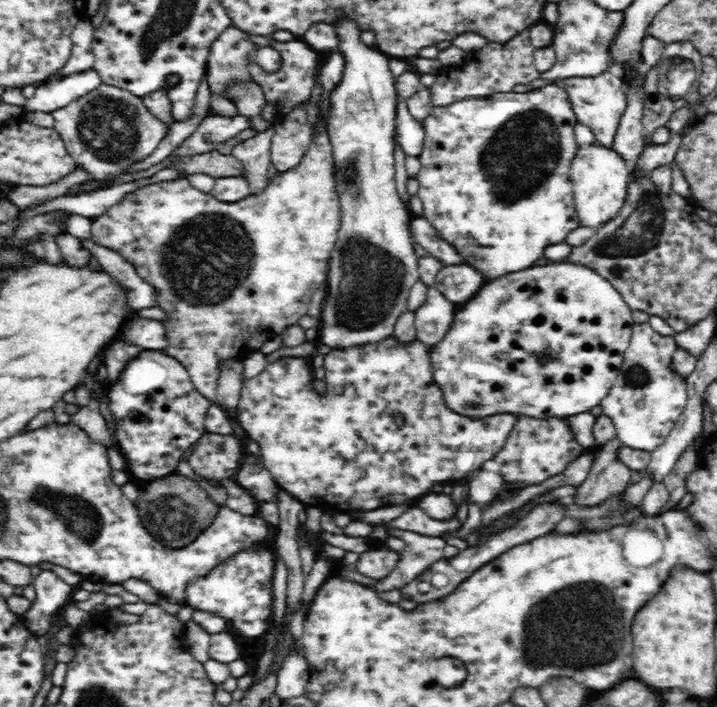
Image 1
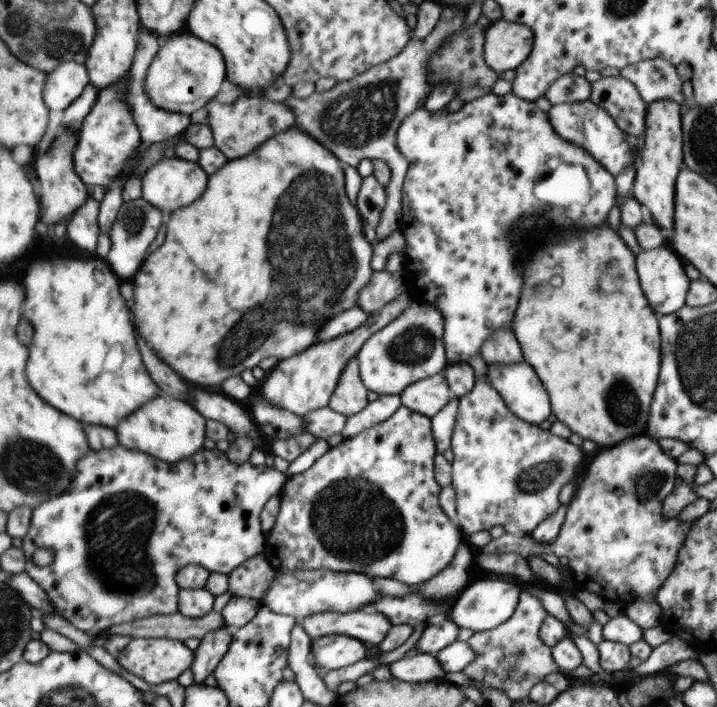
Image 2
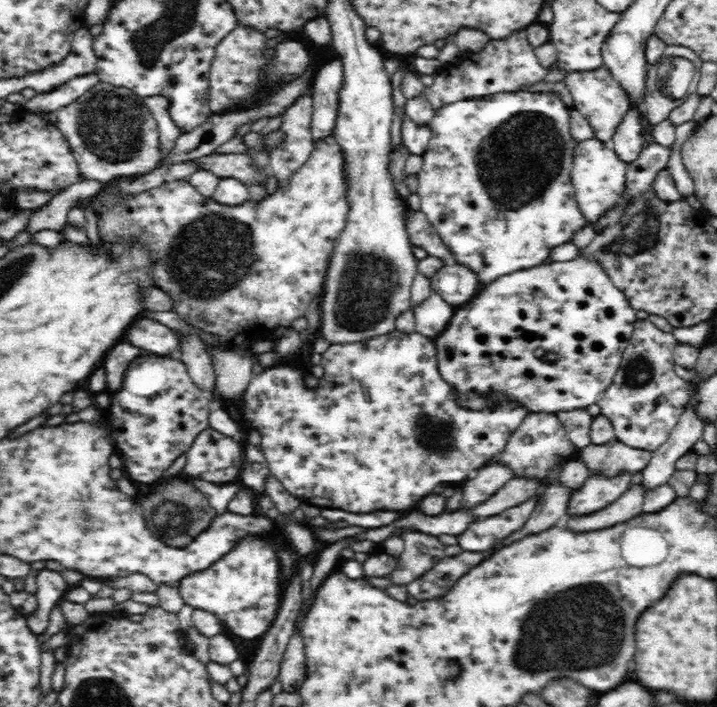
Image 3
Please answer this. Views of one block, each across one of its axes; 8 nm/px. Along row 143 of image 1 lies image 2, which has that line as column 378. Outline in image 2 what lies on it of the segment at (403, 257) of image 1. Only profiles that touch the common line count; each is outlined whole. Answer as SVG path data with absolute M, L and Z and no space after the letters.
M413 295L410 304L401 314L385 326L371 334L354 360L367 390L378 395L398 395L414 382L441 373L446 366L443 350L443 315L437 307L418 299Z

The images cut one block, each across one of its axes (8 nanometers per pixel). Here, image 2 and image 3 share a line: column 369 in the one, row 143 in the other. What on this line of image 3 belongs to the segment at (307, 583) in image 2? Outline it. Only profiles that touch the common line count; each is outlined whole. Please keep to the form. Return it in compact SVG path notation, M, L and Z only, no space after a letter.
M590 138L586 142L577 142L571 168L571 185L581 213L588 225L593 226L600 215L619 203L626 188L628 163L616 154L611 145L601 139Z

